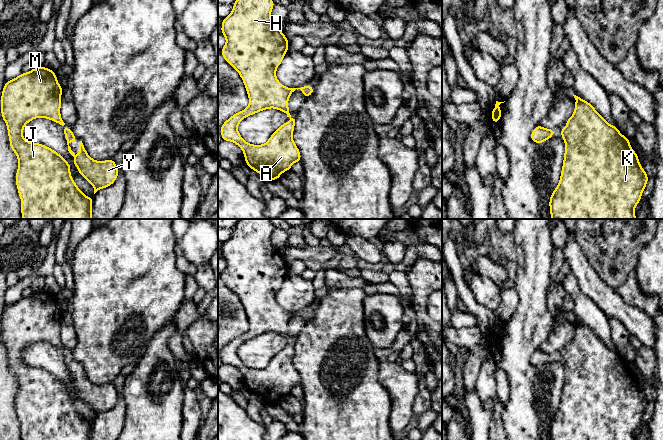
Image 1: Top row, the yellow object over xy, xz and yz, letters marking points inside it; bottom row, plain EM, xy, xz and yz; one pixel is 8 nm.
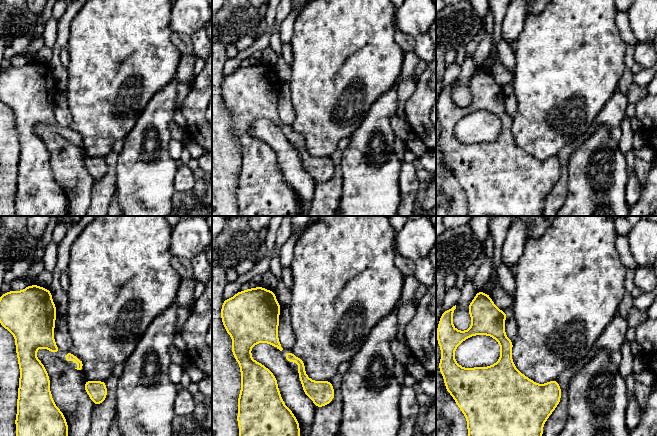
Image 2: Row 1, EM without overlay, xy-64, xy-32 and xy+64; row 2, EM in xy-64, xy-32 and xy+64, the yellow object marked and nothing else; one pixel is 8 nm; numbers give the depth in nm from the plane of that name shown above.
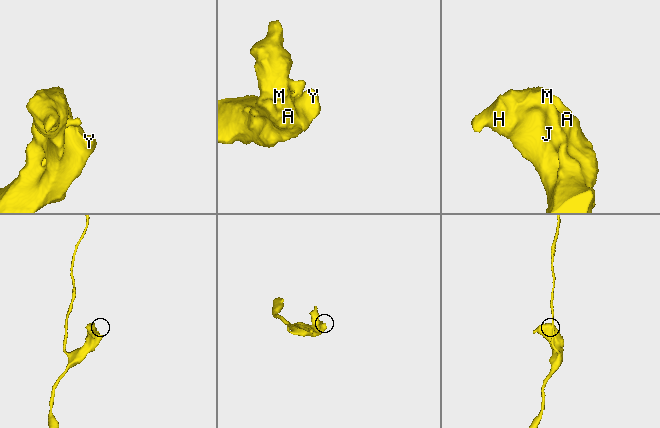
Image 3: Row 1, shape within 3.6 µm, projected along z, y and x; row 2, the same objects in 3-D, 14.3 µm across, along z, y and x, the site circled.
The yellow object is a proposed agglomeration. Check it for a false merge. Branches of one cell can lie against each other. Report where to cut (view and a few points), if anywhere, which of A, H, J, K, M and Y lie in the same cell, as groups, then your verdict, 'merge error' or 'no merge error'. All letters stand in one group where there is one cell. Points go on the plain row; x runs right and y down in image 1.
no cut; A H J K M Y; no merge error

